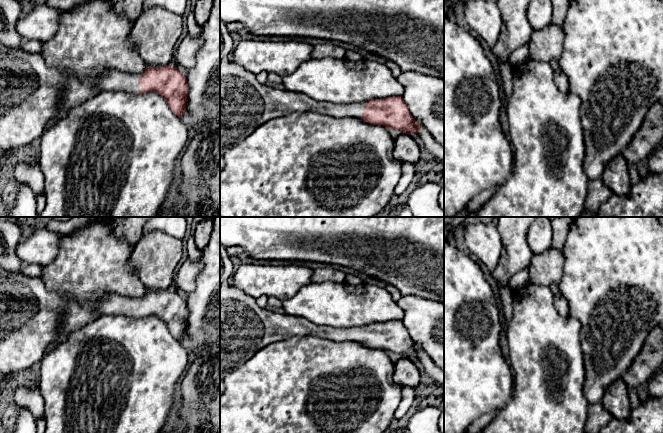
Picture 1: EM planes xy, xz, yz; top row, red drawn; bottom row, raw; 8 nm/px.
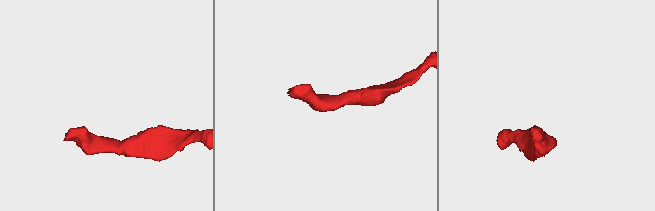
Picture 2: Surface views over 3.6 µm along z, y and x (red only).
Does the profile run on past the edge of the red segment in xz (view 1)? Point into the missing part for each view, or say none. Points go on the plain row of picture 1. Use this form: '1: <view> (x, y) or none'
1: xz (245, 328)

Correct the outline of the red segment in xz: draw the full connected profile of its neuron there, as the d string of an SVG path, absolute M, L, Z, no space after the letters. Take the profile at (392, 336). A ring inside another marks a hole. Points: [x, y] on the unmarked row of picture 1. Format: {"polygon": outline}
{"polygon": "M230 282L220 287L220 381L236 368L242 366L257 351L293 336L314 335L334 342L359 342L370 348L400 353L410 359L419 356L420 348L411 339L401 320L374 323L352 328L333 328L316 325L305 318L280 314L261 308L255 298L247 295Z"}

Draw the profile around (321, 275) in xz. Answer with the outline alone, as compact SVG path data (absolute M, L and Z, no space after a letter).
M327 268L314 269L312 275L312 283L322 282L345 282L346 274L339 270L332 270Z

